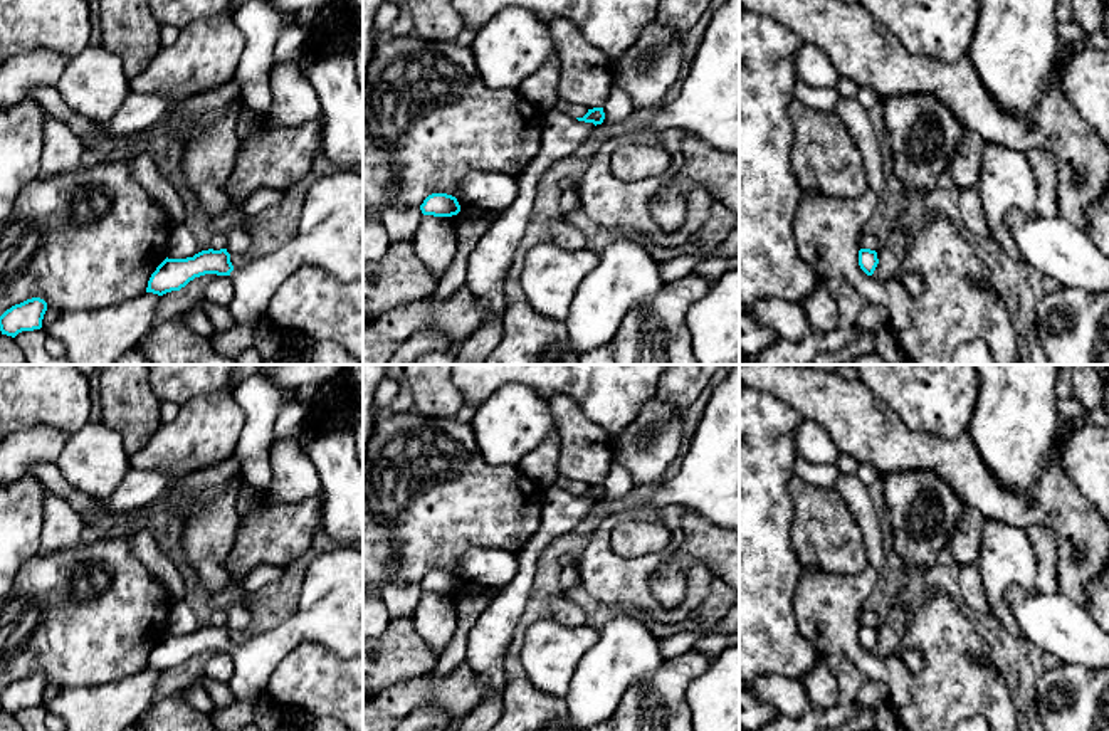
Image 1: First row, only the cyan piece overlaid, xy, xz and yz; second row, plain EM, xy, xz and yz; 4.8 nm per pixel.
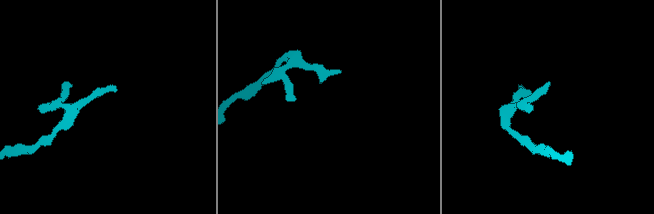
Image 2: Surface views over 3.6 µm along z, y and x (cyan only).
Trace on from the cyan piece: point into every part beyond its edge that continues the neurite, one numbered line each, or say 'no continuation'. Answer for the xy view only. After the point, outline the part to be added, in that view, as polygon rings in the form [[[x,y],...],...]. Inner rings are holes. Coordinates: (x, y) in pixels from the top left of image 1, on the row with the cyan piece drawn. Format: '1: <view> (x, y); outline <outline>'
1: xy (330, 236); outline [[[339,168],[306,193],[297,234],[272,254],[230,272],[234,297],[227,306],[237,324],[255,326],[279,286],[299,267],[318,266],[333,277],[363,279],[363,173]]]

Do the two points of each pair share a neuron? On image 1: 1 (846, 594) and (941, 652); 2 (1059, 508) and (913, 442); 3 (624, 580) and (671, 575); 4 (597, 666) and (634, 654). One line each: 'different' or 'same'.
1: same
2: same
3: different
4: same

